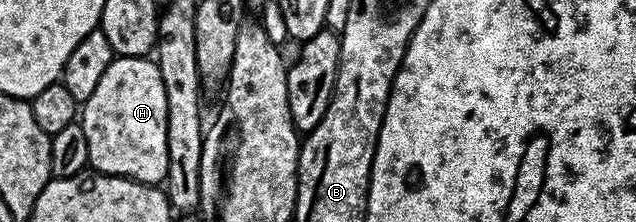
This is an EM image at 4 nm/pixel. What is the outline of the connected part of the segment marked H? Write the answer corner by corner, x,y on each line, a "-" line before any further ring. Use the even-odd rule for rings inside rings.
113,58
94,93
78,115
86,133
88,167
93,172
122,176
137,183
161,184
168,171
166,90
159,65
151,58

